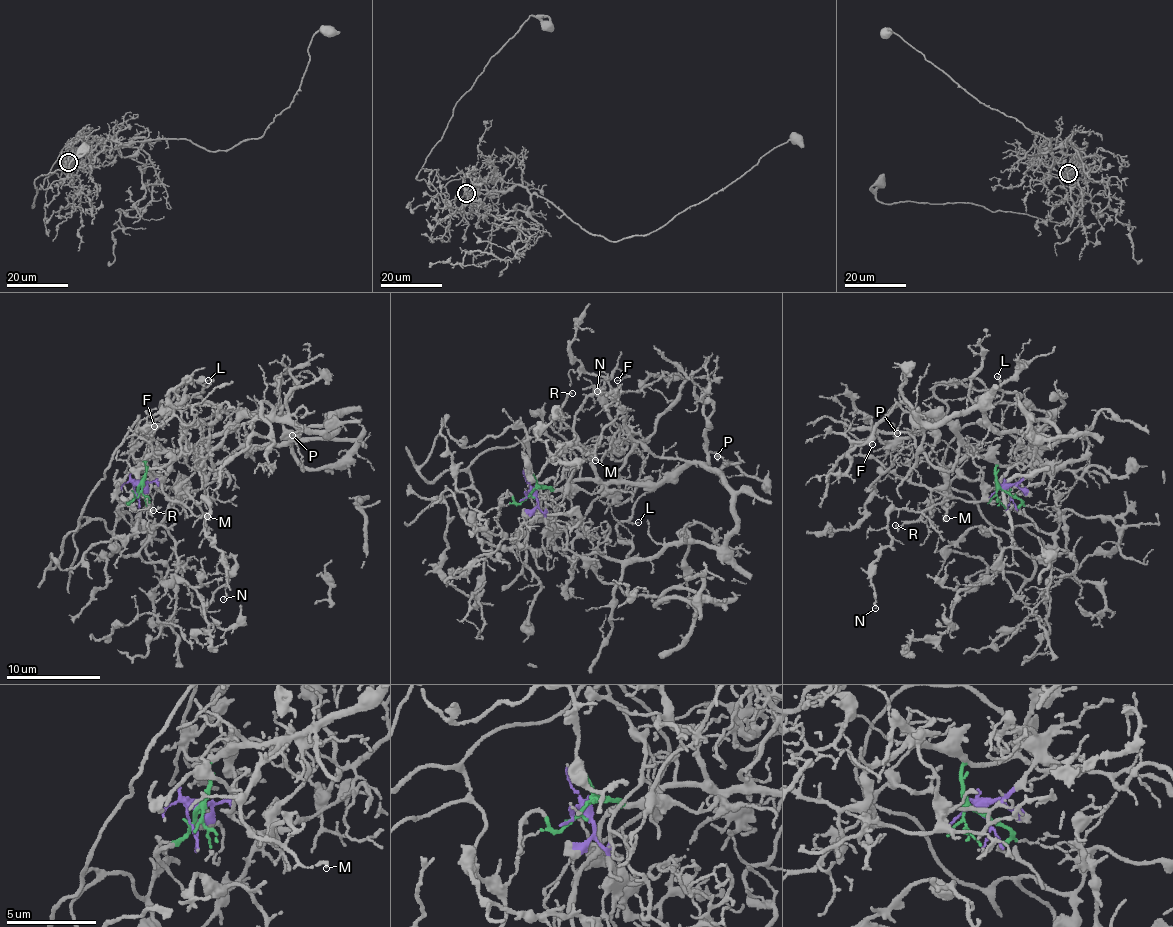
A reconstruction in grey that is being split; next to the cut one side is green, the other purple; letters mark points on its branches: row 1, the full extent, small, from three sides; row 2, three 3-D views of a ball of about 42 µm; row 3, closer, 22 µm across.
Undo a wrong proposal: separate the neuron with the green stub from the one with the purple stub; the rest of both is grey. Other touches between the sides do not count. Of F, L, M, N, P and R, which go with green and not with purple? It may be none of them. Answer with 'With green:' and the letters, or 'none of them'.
With green: F, L, M, P, R

